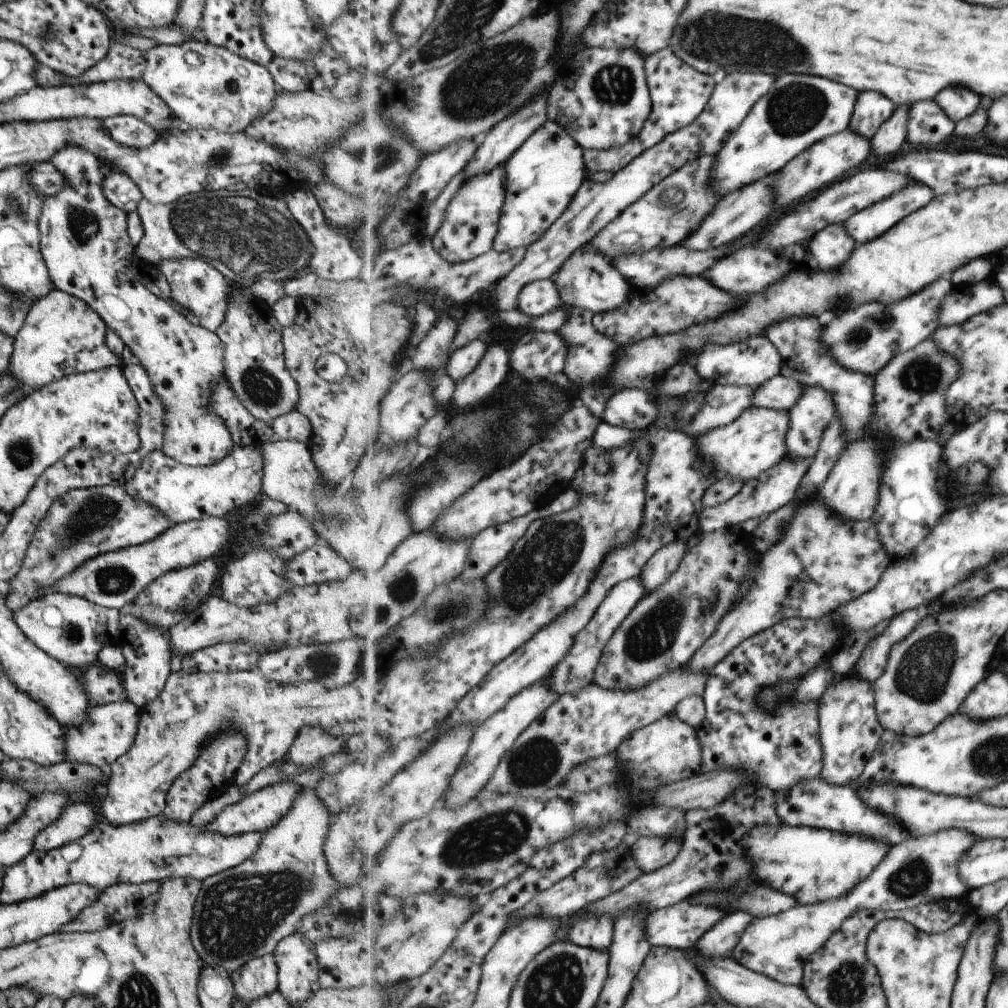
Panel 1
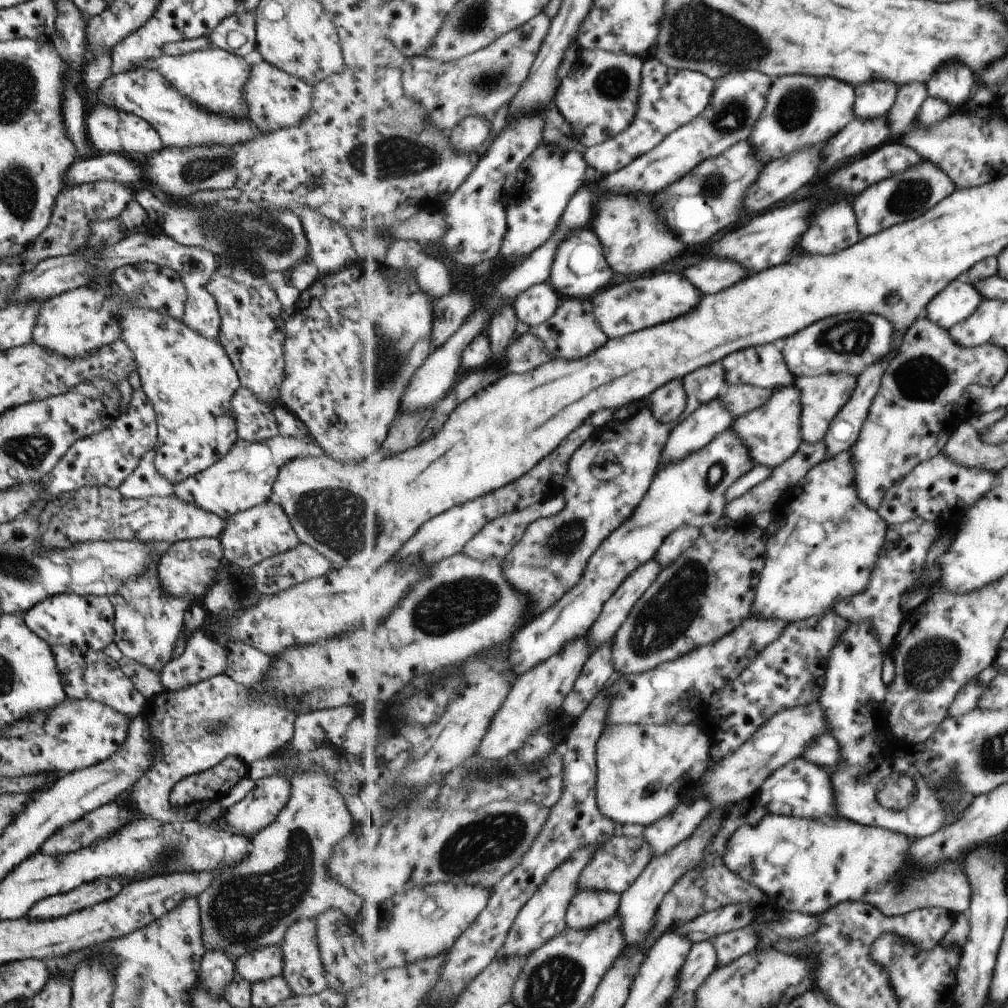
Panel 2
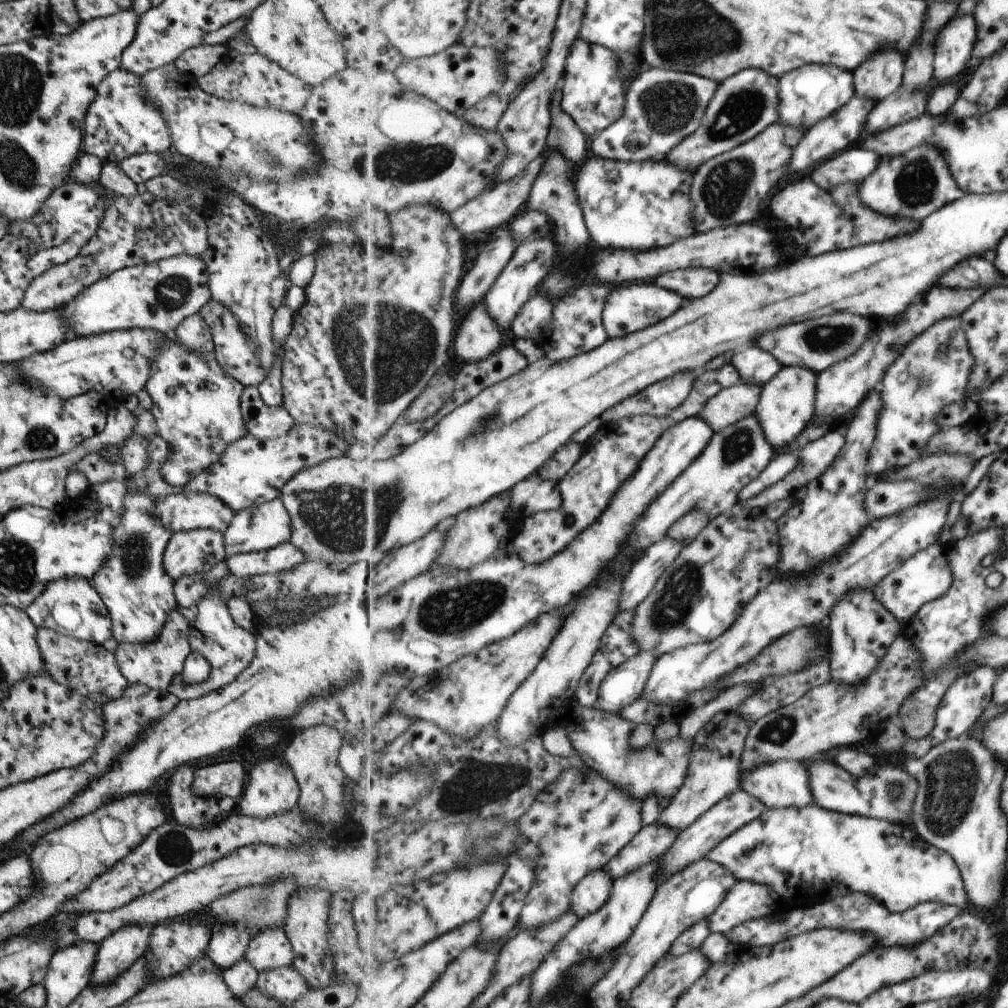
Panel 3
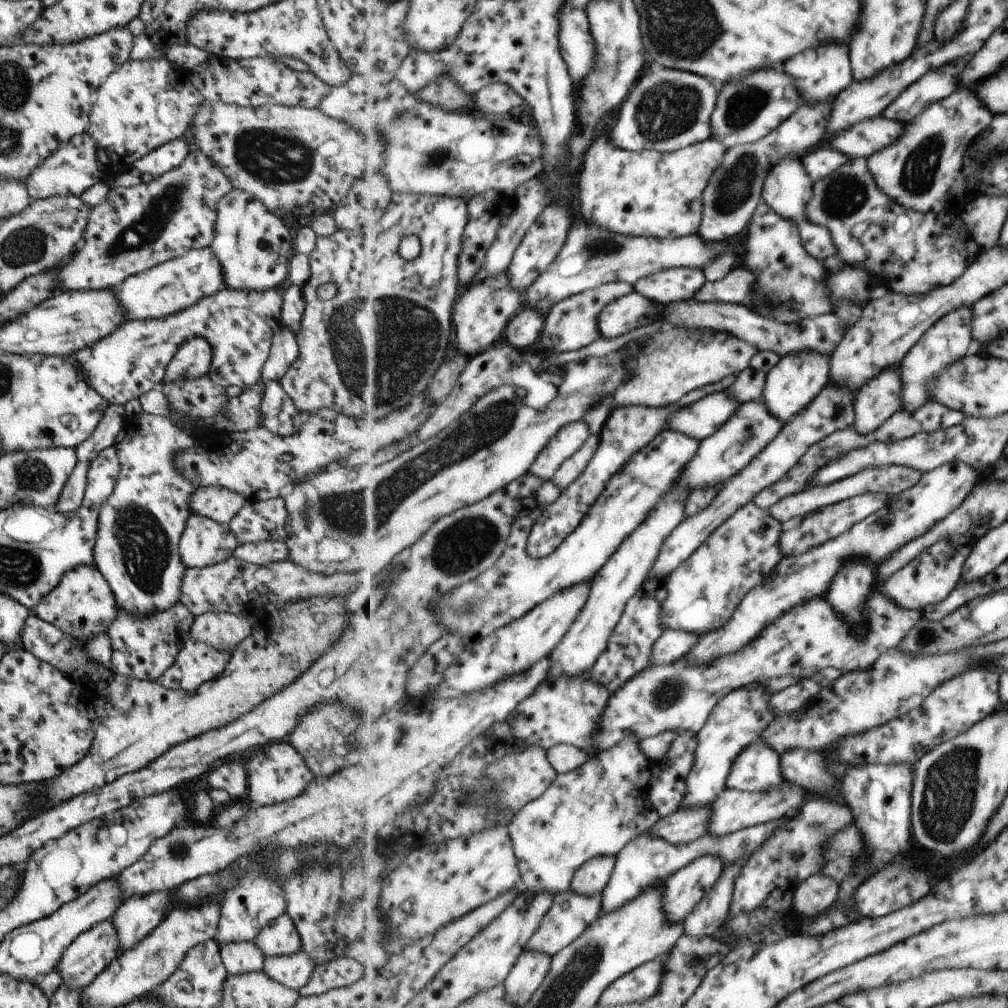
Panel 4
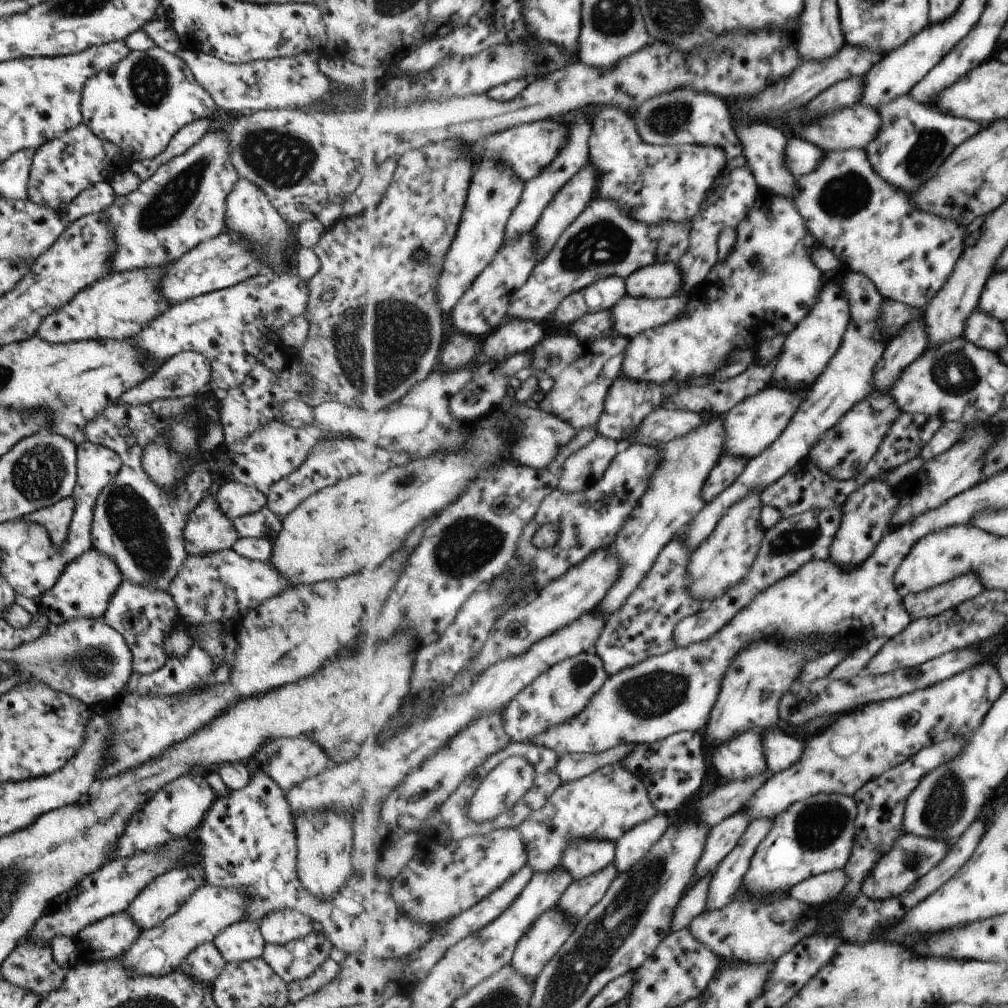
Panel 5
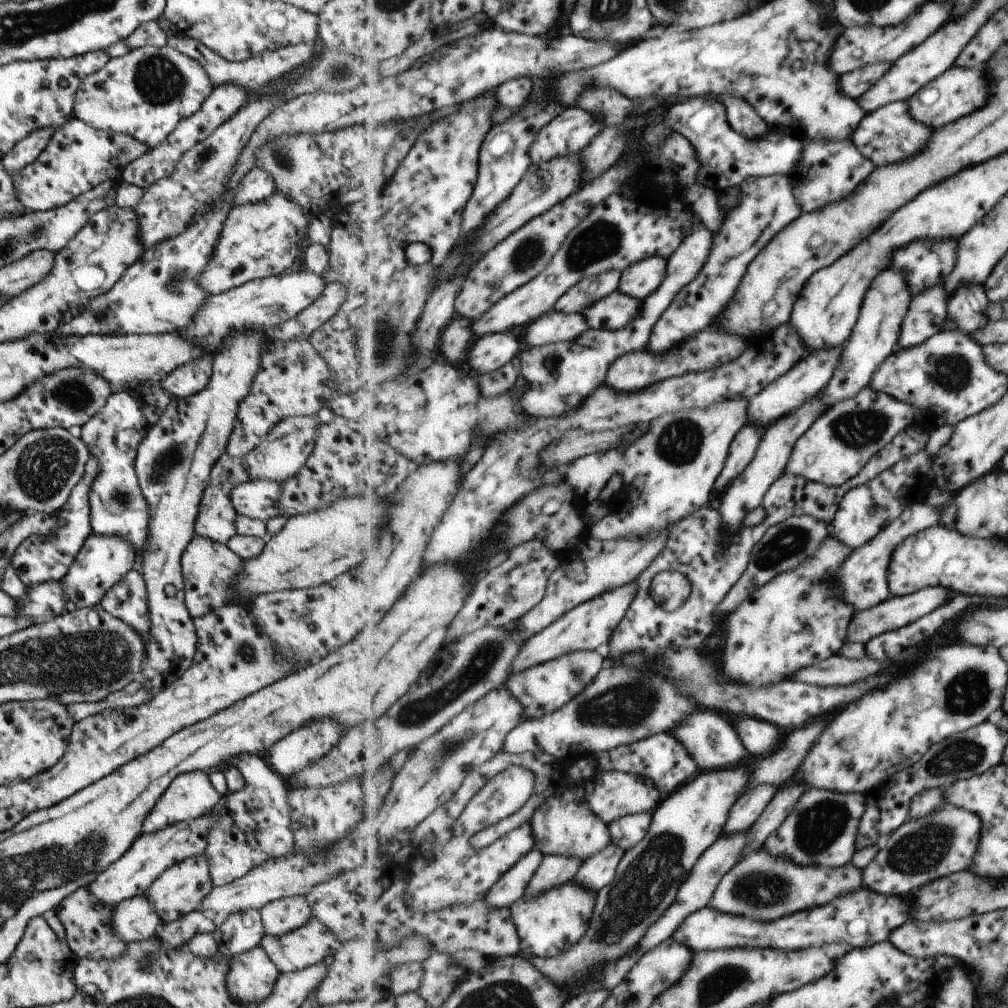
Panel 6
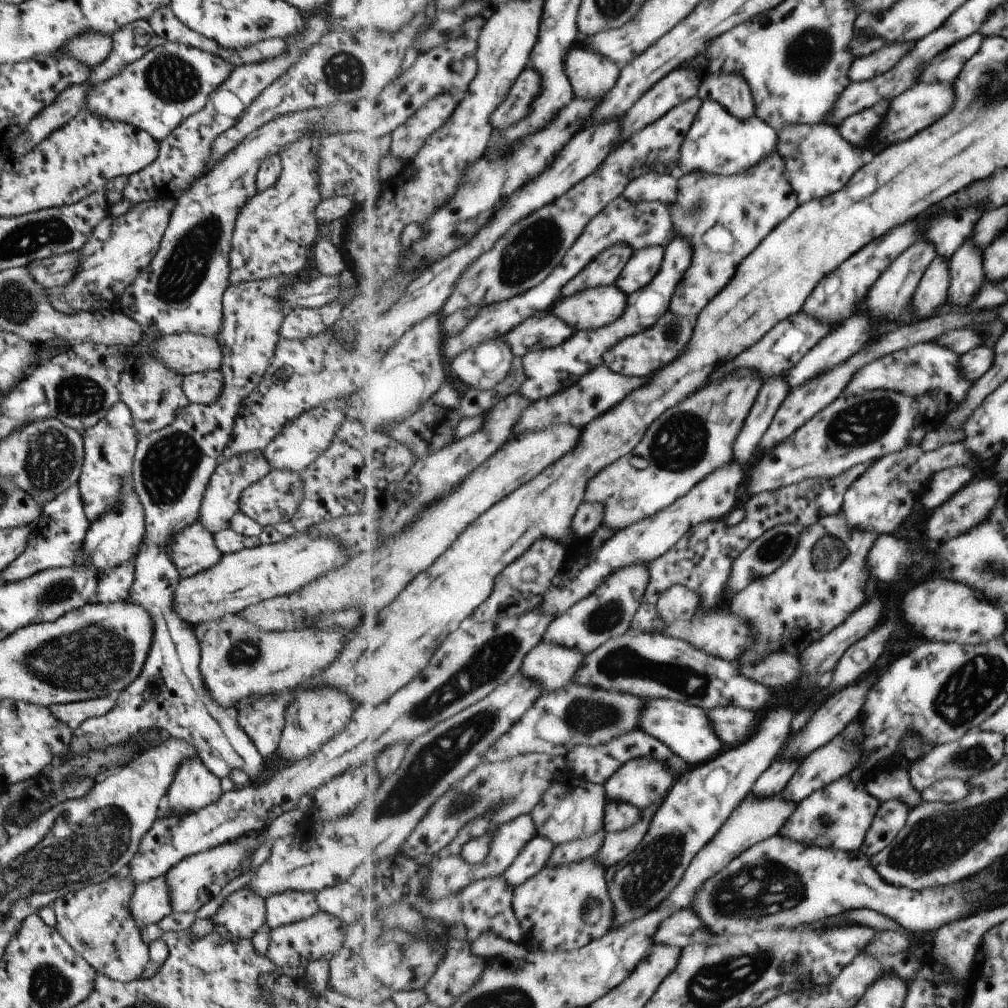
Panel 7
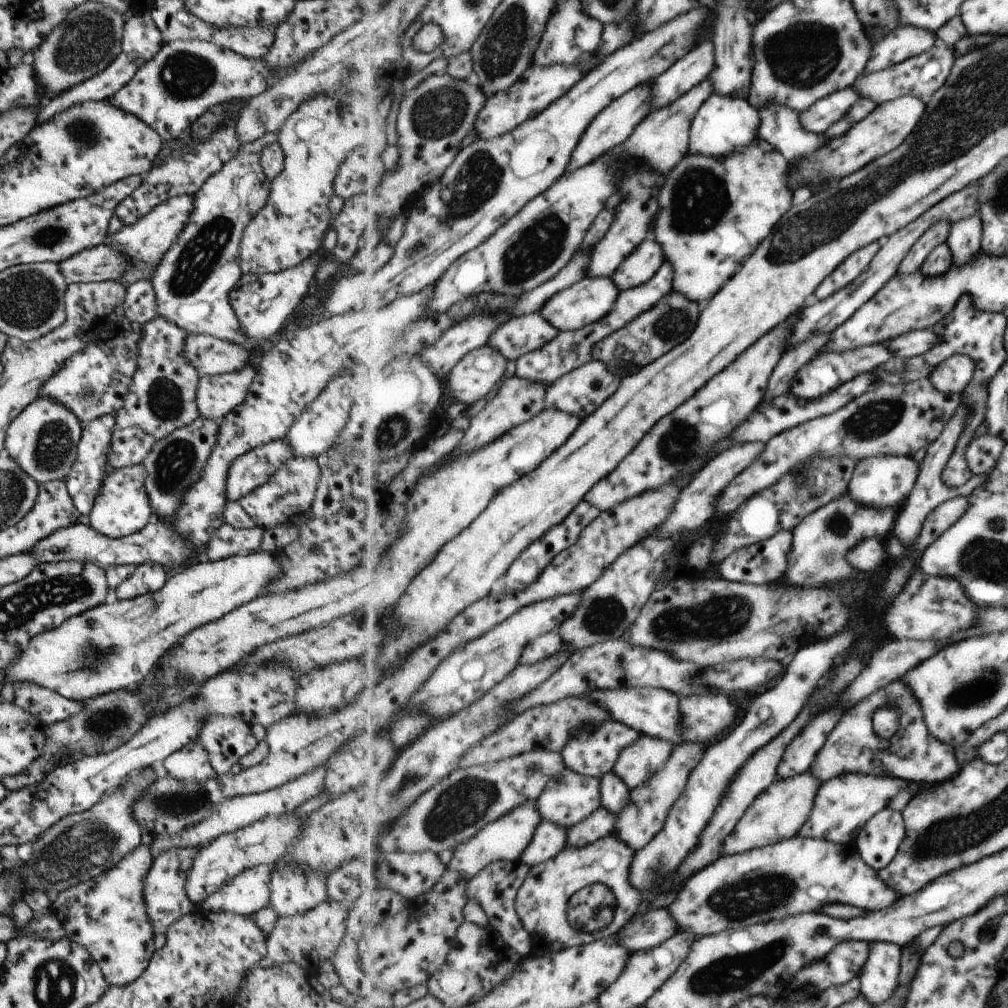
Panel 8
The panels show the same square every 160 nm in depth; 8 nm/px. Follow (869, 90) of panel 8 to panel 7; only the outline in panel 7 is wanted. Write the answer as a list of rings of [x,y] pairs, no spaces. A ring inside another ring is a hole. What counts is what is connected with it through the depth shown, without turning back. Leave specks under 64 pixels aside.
[[[979,32],[965,40],[955,42],[951,48],[947,48],[943,54],[939,54],[939,58],[935,56],[935,60],[929,62],[929,66],[925,66],[923,78],[919,78],[919,83],[932,84],[957,80],[967,62],[978,54],[985,38],[987,36]]]

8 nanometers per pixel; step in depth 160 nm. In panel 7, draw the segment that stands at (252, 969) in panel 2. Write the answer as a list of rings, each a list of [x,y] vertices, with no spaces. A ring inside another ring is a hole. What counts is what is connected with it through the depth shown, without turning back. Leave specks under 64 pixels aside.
[[[281,892],[267,896],[264,900],[265,923],[273,930],[277,926],[287,926],[305,920],[318,912],[316,894],[305,892]]]

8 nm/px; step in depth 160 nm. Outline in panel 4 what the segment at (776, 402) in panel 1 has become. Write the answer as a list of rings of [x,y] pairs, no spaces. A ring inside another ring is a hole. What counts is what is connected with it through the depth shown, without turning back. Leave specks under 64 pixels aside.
[[[728,391],[717,392],[695,402],[693,406],[687,406],[685,410],[679,410],[669,420],[667,429],[703,441],[713,437],[741,410],[741,406],[743,403],[731,398]]]

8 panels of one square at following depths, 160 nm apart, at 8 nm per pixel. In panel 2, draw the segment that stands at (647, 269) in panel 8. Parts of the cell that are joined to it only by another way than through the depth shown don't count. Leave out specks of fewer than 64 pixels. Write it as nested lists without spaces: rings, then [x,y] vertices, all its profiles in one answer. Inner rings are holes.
[[[708,257],[706,260],[707,262],[699,262],[685,270],[685,276],[705,294],[715,294],[719,290],[727,290],[747,276],[747,270],[735,262],[719,264],[717,260],[709,260]]]

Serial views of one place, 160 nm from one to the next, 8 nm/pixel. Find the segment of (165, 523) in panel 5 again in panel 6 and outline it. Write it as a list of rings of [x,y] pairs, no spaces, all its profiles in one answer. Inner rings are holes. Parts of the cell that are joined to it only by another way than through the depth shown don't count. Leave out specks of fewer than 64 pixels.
[[[118,390],[106,398],[105,406],[97,414],[80,426],[80,439],[98,464],[98,473],[88,492],[90,530],[93,534],[123,537],[139,556],[146,543],[148,508],[132,468],[136,446],[147,431],[145,424],[139,404],[127,392]]]

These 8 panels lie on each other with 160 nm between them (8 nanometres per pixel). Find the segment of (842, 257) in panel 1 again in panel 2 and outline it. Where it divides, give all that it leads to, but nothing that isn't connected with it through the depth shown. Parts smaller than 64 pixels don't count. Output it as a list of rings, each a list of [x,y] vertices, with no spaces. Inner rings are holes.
[[[819,200],[819,210],[801,238],[801,248],[811,254],[835,254],[861,240],[855,210],[845,200]]]

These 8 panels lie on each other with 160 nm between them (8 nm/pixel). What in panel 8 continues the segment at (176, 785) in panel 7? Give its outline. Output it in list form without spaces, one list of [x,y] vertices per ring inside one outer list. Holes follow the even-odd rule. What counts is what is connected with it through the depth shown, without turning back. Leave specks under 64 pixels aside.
[[[199,741],[184,744],[162,760],[165,772],[182,781],[203,782],[214,777],[207,751]]]

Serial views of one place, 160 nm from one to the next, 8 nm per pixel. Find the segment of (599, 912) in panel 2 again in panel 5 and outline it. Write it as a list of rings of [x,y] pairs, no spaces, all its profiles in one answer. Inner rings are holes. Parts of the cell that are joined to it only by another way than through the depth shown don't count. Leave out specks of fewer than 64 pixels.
[[[577,837],[565,849],[562,864],[578,881],[615,863],[616,854],[616,844],[610,840]]]

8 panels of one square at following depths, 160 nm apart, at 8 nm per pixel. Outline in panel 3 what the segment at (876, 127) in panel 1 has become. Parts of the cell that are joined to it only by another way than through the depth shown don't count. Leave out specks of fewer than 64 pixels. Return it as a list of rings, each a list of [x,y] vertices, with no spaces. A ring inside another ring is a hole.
[[[897,50],[877,52],[867,62],[855,70],[857,78],[857,94],[873,100],[883,100],[891,96],[903,84],[905,72],[905,56],[897,54]]]

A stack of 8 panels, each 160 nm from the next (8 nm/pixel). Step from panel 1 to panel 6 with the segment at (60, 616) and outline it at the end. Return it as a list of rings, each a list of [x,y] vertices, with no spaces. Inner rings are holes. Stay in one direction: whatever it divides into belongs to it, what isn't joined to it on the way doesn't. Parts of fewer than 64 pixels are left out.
[[[90,535],[83,541],[74,561],[68,566],[62,578],[64,597],[68,608],[92,607],[99,604],[103,593],[133,566],[136,552],[119,535]]]

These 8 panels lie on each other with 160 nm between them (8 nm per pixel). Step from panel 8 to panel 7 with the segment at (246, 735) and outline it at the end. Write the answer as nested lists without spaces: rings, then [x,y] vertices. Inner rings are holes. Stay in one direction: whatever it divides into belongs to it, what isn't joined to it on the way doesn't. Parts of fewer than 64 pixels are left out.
[[[291,275],[285,276],[273,276],[273,278],[265,278],[265,280],[255,280],[255,282],[243,282],[243,284],[237,284],[237,286],[228,286],[228,288],[223,292],[221,298],[221,328],[219,328],[219,332],[214,337],[217,344],[219,344],[219,350],[221,350],[221,364],[219,364],[219,372],[221,372],[221,394],[219,394],[219,398],[215,400],[215,402],[211,402],[211,404],[198,404],[198,403],[188,403],[187,406],[183,406],[181,410],[179,410],[179,414],[175,416],[175,419],[171,424],[165,426],[163,429],[157,430],[156,432],[151,432],[148,436],[143,436],[139,438],[136,442],[136,448],[134,451],[134,458],[132,464],[132,474],[131,474],[131,482],[133,486],[133,494],[137,494],[137,502],[141,504],[141,508],[143,508],[143,522],[144,522],[144,530],[143,539],[137,548],[136,554],[133,556],[132,564],[134,568],[133,580],[131,584],[131,588],[129,588],[129,599],[130,601],[135,601],[149,616],[151,616],[151,624],[153,624],[151,645],[149,646],[149,651],[147,652],[147,657],[144,659],[144,664],[142,665],[141,672],[139,672],[139,676],[133,680],[123,691],[121,691],[116,700],[115,706],[109,710],[105,715],[99,717],[92,717],[91,719],[87,719],[84,722],[81,722],[75,730],[72,730],[71,740],[69,740],[69,746],[67,746],[67,752],[61,756],[61,758],[56,759],[51,765],[56,765],[58,762],[63,762],[65,758],[75,758],[77,754],[83,754],[83,752],[87,752],[87,750],[105,750],[105,748],[109,748],[109,746],[113,746],[113,744],[117,744],[117,742],[123,742],[123,740],[127,740],[127,738],[132,737],[135,732],[140,732],[141,730],[148,729],[157,729],[159,732],[163,732],[166,737],[172,737],[178,740],[183,740],[183,742],[192,742],[193,748],[197,750],[197,757],[201,762],[207,763],[212,766],[214,772],[219,776],[227,776],[233,770],[239,770],[249,778],[251,784],[258,785],[262,781],[262,777],[260,776],[263,773],[264,761],[263,757],[259,755],[259,752],[255,750],[255,746],[251,744],[251,740],[245,736],[245,732],[237,726],[237,722],[235,722],[234,714],[231,710],[221,708],[211,696],[209,696],[209,692],[207,692],[207,688],[203,686],[203,682],[201,682],[201,674],[199,674],[199,662],[200,662],[200,649],[199,642],[194,634],[194,628],[189,626],[189,624],[185,624],[179,616],[177,616],[177,612],[173,610],[173,592],[175,592],[175,588],[177,588],[177,584],[179,584],[180,575],[177,573],[177,568],[175,568],[175,564],[169,560],[169,544],[173,542],[171,538],[177,534],[177,532],[183,532],[183,528],[185,526],[191,526],[193,522],[197,519],[199,508],[201,505],[202,495],[205,491],[205,486],[208,484],[208,479],[211,477],[213,470],[217,467],[221,459],[221,454],[223,450],[225,450],[225,446],[229,444],[229,440],[231,440],[231,432],[233,430],[233,420],[235,420],[237,416],[237,408],[239,408],[241,404],[241,400],[247,396],[247,394],[251,394],[253,390],[255,390],[255,386],[261,381],[262,375],[267,370],[268,365],[271,362],[273,357],[273,352],[275,349],[275,344],[277,344],[277,340],[279,338],[277,332],[279,331],[279,324],[281,324],[281,320],[283,320],[284,312],[283,312],[283,304],[281,304],[281,300],[279,300],[279,296],[281,296],[281,290],[285,290],[285,286],[287,284],[291,284],[291,280],[294,277]]]

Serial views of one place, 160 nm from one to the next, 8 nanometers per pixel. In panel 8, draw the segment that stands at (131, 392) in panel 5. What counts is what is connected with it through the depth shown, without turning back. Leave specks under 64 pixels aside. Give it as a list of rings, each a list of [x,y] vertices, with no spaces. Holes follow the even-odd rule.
[[[247,364],[232,373],[211,377],[201,375],[195,389],[198,416],[215,422],[223,418],[243,402],[254,374],[254,364]]]

